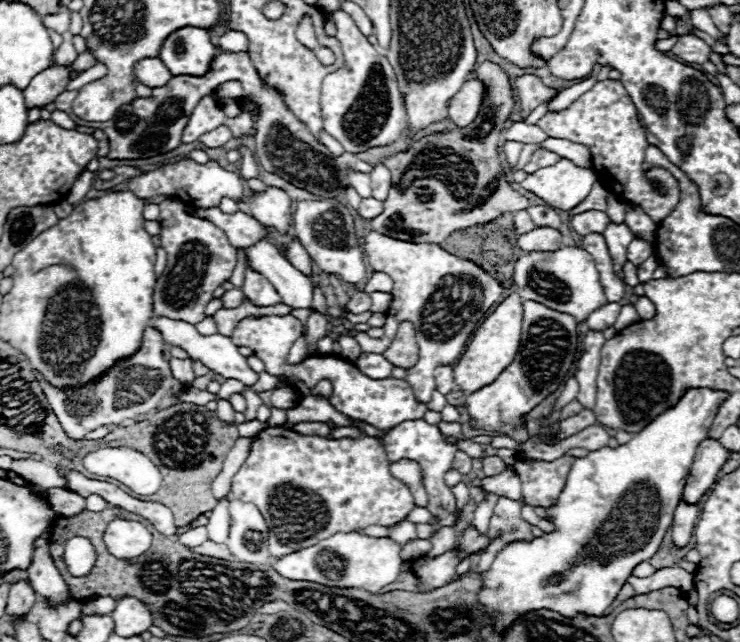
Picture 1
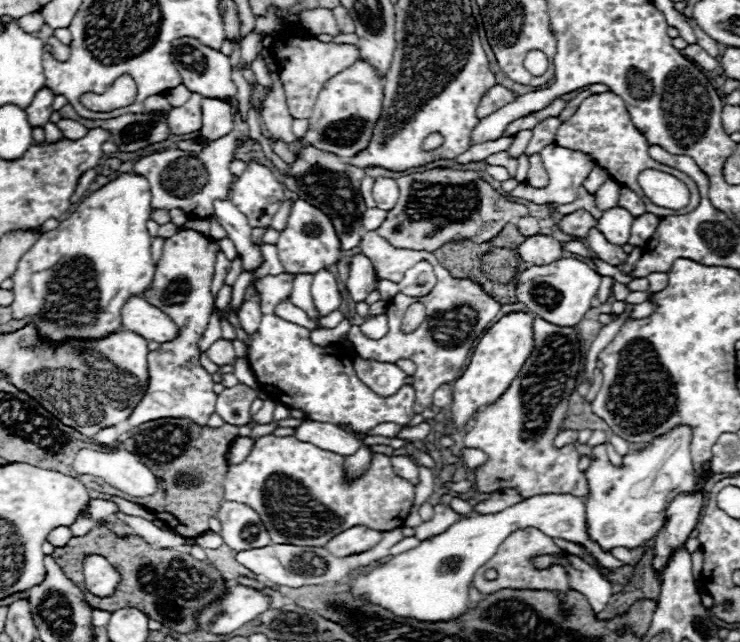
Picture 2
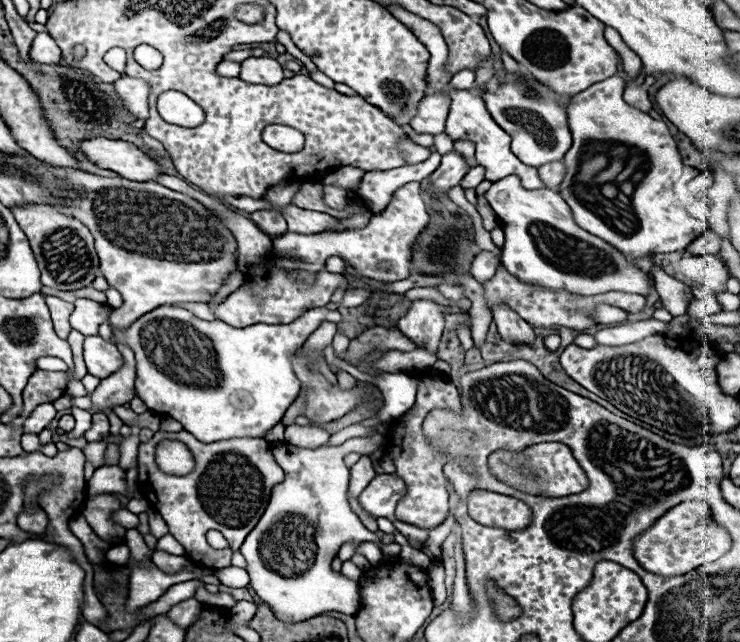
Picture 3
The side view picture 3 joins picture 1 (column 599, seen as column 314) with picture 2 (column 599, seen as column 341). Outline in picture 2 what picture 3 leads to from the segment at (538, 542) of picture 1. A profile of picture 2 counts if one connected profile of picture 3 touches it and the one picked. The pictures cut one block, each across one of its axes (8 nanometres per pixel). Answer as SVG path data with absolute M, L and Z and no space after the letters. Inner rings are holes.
M676 426L668 434L654 438L642 450L630 452L622 458L622 466L614 466L606 456L606 446L592 448L592 460L588 470L584 472L588 478L588 496L586 496L586 522L588 522L588 536L596 542L604 552L612 552L614 548L622 546L626 550L644 546L644 542L652 540L658 530L662 528L662 520L666 518L666 508L674 500L674 496L682 492L692 492L696 488L696 474L690 456L690 442L692 442L692 428L690 426ZM564 552L560 554L560 558L548 558L548 554L544 558L536 558L536 566L540 566L540 570L554 566L556 562L560 562L568 570L568 578L570 578L568 584L572 586L572 590L584 594L596 614L602 612L612 596L612 586L608 586L608 580L596 568L592 568L590 564L586 564L582 558L574 554Z

